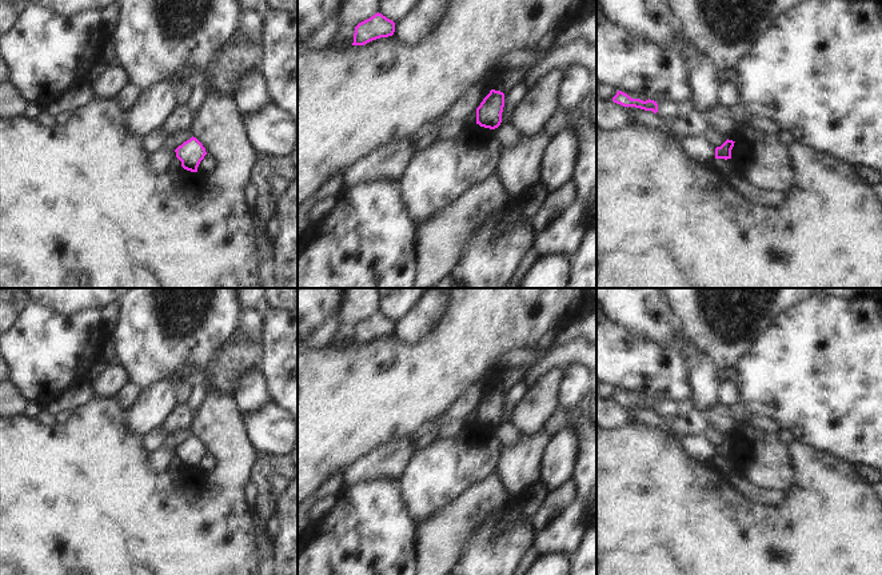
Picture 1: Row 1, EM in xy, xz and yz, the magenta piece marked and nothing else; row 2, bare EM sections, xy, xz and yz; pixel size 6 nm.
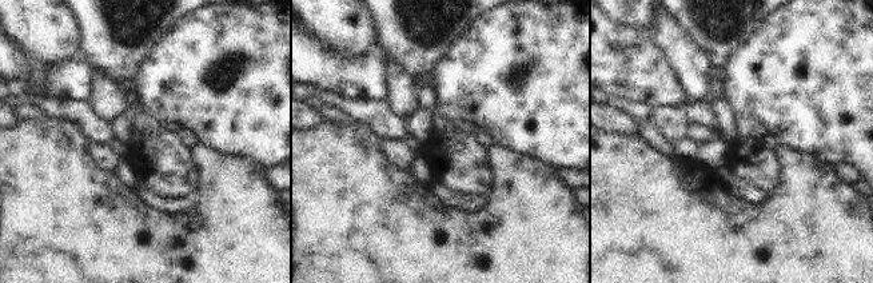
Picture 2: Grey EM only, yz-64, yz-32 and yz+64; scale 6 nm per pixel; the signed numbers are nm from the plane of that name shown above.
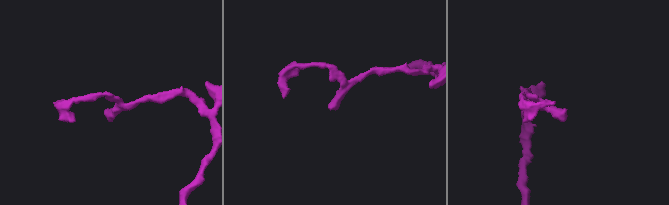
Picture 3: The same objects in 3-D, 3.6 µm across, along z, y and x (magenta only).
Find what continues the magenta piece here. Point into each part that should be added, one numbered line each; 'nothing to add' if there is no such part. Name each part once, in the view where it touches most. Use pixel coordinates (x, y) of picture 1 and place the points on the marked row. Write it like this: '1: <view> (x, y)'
nothing to add

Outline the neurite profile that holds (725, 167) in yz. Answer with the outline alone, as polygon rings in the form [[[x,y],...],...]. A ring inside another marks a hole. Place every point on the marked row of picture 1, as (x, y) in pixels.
[[[715,159],[713,165],[727,180],[735,181],[738,184],[741,183],[737,171],[733,167],[731,159],[727,159],[727,160],[725,160],[725,159]]]

